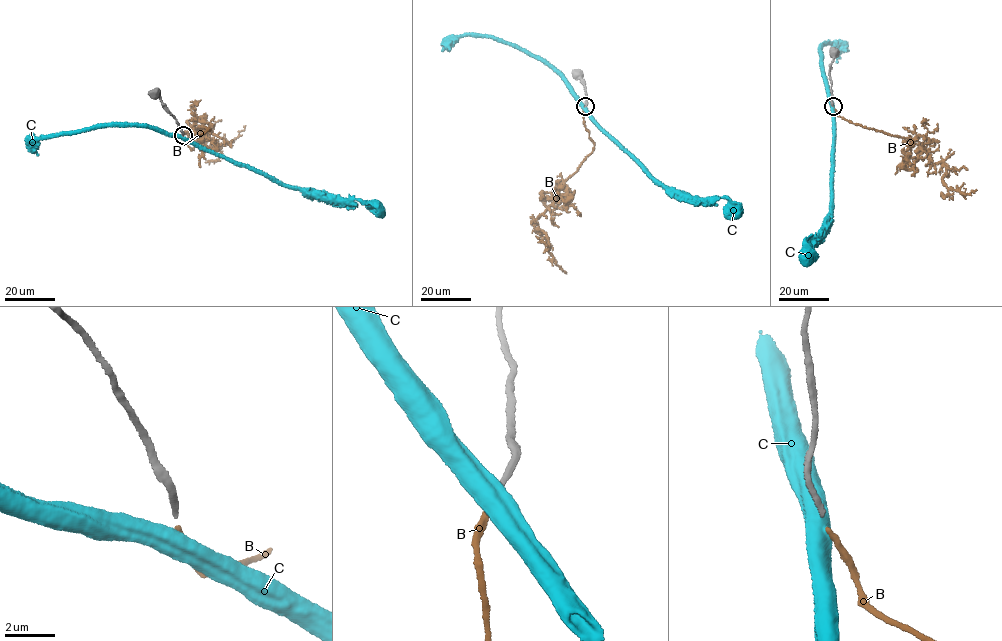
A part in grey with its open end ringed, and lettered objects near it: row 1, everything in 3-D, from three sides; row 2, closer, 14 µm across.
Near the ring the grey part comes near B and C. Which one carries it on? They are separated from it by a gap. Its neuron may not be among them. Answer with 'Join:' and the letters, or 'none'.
Join: B

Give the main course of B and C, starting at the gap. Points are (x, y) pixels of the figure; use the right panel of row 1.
B: (833, 107), (850, 122), (918, 144), (929, 165), (945, 166), (942, 178), (948, 188), (966, 194), (976, 189)
C: (832, 106), (832, 202), (825, 224), (814, 238), (804, 240), (811, 253), (807, 259)

